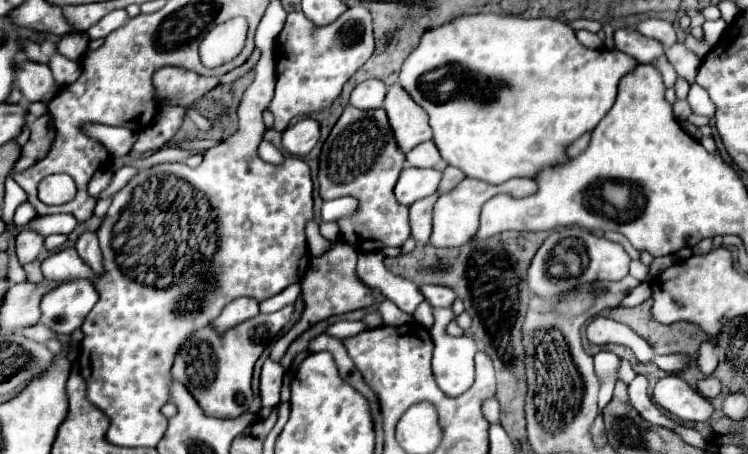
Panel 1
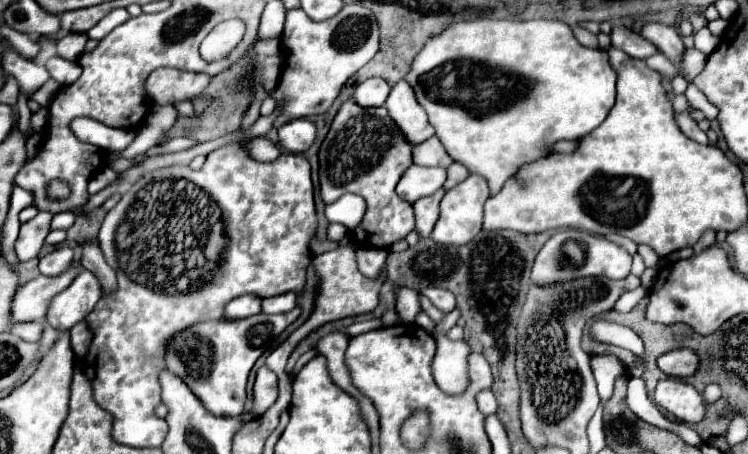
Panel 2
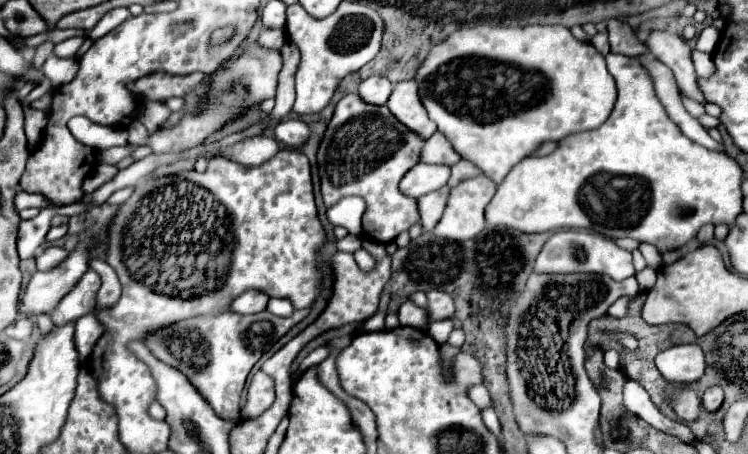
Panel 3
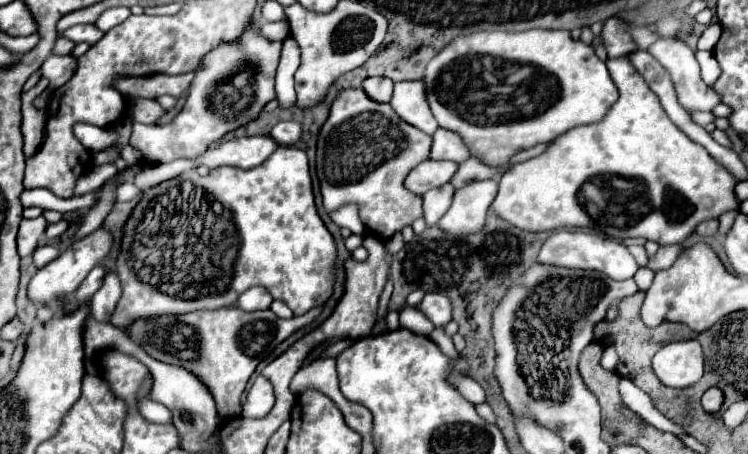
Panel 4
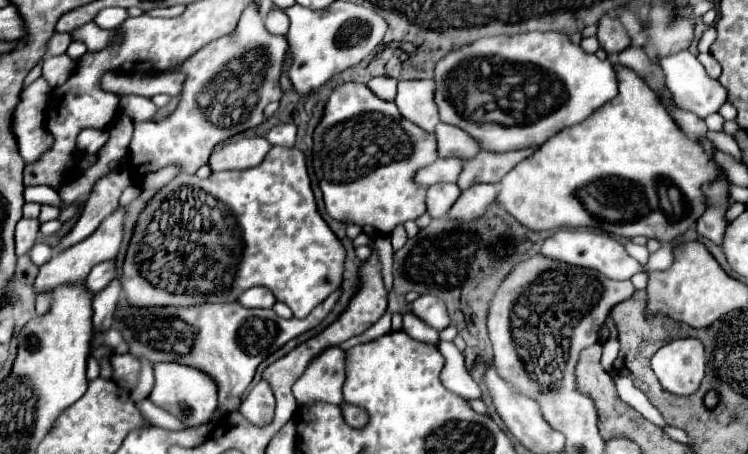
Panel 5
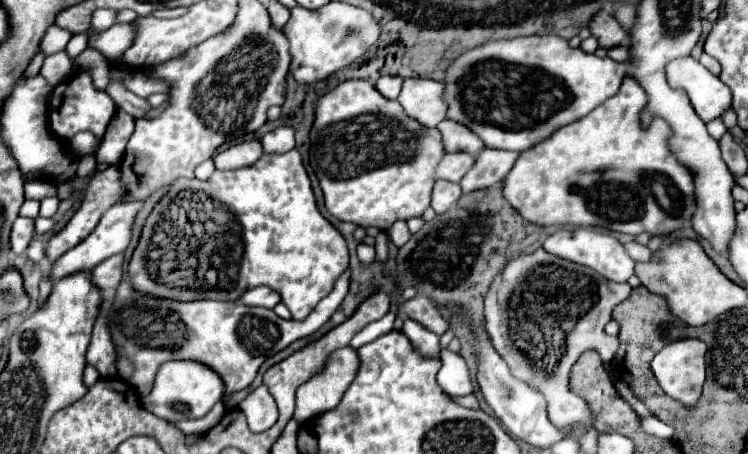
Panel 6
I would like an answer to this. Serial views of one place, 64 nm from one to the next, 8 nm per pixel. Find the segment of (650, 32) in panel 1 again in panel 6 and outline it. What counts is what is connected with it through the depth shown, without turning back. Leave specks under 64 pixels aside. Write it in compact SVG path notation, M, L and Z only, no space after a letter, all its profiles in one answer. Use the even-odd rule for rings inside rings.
M692 56L668 62L666 74L672 88L680 88L688 94L692 108L704 122L722 116L722 112L730 108L732 94L728 86Z

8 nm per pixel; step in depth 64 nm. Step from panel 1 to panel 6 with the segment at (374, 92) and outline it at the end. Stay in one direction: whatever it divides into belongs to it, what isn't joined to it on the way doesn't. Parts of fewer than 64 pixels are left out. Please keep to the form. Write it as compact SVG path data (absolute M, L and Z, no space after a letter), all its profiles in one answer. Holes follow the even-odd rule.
M382 76L374 82L374 86L382 96L396 100L400 94L400 88L402 88L402 78L400 76Z

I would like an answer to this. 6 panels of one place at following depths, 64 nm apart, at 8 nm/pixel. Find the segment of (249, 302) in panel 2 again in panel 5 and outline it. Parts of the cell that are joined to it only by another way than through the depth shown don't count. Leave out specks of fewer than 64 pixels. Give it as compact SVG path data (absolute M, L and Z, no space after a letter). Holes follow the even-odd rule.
M256 286L256 288L248 288L242 294L242 298L238 298L238 302L246 308L272 308L276 300L270 290L266 290L264 286Z

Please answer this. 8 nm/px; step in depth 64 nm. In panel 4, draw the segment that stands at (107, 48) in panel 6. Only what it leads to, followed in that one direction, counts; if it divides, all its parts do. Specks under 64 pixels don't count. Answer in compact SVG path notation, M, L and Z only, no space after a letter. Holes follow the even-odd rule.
M80 24L80 26L72 26L66 32L62 32L60 36L70 38L74 42L88 42L88 44L96 44L104 34L94 26L94 24Z

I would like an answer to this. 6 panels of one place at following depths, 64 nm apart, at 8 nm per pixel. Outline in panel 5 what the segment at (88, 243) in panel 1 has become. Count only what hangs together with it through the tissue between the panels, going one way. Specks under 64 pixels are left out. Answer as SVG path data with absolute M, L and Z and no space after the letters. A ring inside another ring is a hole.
M114 278L114 282L110 282L104 290L94 294L94 300L92 300L94 330L106 330L112 326L114 310L116 310L120 296L122 296L122 286L118 278Z

